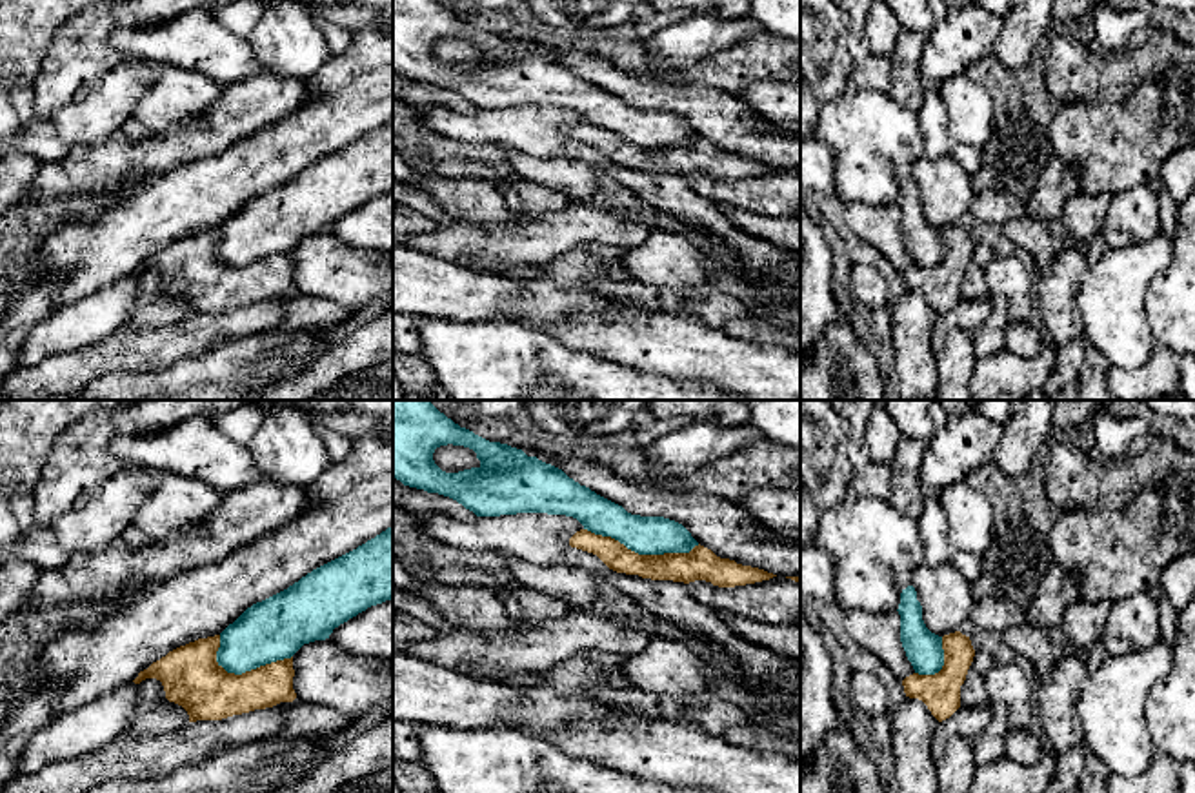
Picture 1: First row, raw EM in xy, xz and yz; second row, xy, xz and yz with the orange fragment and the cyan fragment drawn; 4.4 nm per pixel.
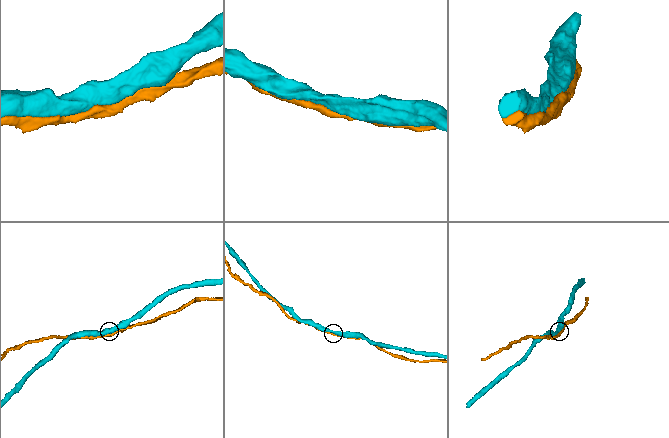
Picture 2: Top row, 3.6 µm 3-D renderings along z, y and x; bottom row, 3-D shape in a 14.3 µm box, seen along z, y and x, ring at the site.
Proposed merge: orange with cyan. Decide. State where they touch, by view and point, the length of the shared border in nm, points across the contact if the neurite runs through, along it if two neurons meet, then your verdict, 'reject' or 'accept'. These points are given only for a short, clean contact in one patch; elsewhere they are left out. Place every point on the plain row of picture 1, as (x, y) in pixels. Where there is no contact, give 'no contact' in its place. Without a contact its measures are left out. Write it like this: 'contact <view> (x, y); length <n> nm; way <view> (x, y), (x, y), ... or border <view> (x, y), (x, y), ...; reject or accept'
contact xz (642, 148); length 500 nm; reject

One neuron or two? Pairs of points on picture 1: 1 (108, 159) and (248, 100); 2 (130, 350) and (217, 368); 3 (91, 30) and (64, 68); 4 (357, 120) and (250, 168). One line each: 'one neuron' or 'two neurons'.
1: one neuron
2: two neurons
3: one neuron
4: one neuron

